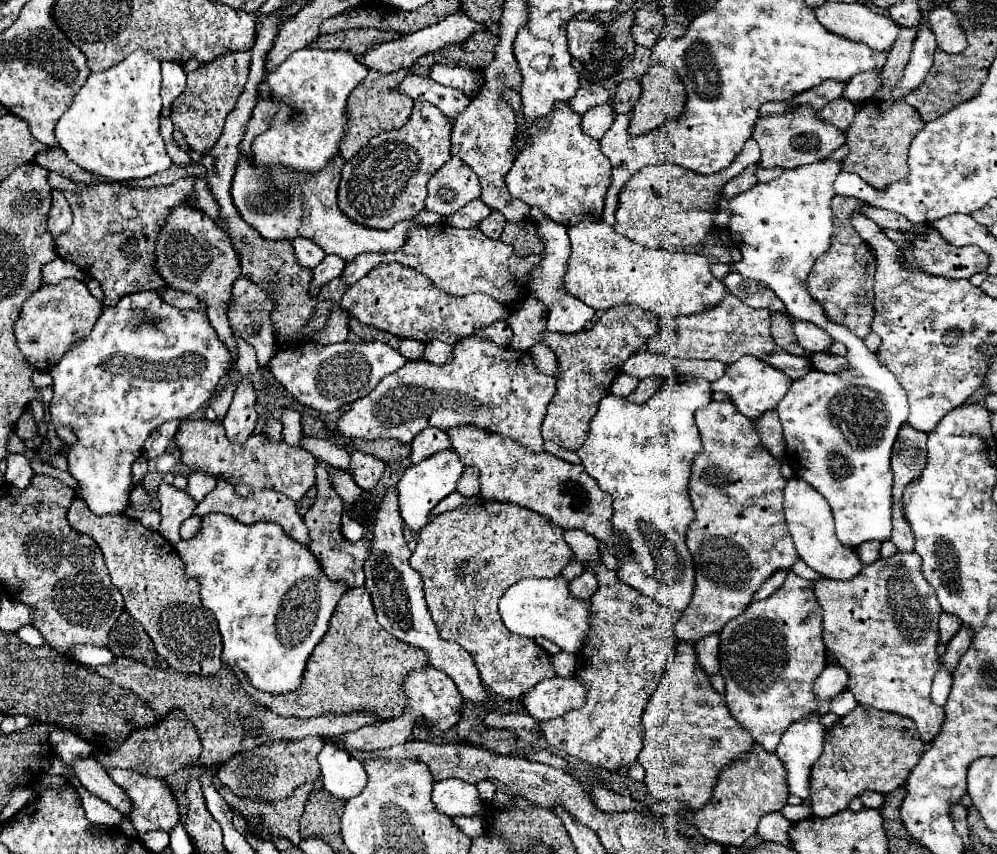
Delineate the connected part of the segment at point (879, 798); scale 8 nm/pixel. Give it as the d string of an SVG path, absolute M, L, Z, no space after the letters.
M873 790L863 792L859 798L861 798L861 802L863 802L865 808L881 808L881 804L885 802L885 796L879 794L879 792L873 792Z

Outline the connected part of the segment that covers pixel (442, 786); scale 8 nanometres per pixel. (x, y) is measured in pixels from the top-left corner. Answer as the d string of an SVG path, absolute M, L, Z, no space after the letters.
M449 778L433 784L433 804L441 814L449 818L483 814L477 788L457 778Z

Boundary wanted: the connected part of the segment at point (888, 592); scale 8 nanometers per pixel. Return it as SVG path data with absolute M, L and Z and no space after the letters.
M895 552L891 558L879 558L877 562L863 566L861 572L847 582L829 578L815 580L813 592L823 608L825 648L835 656L837 664L849 672L849 690L855 700L859 704L911 718L921 740L931 744L941 732L945 720L943 706L931 702L931 682L937 672L937 656L933 656L933 648L939 644L937 620L943 610L933 596L933 588L929 588L929 582L921 576L921 558L915 552Z

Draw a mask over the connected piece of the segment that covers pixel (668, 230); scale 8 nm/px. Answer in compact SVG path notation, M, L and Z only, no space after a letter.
M749 138L735 162L719 174L703 176L671 164L641 168L637 174L633 174L633 178L623 186L619 194L613 230L645 248L667 248L671 252L685 252L685 246L695 246L713 232L711 204L717 190L723 188L749 164L757 164L759 154L761 152L757 152L757 144L753 144L753 140Z

